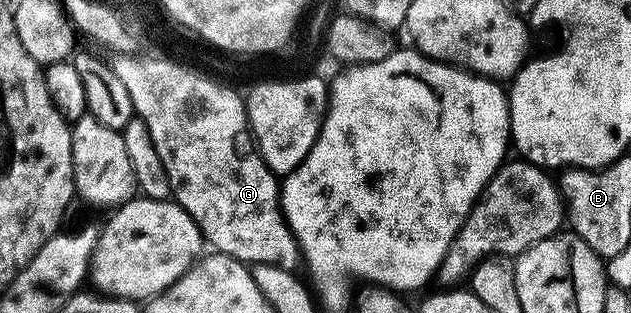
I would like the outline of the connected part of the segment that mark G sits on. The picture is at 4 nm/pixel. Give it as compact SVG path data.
M137 51L119 52L109 57L108 63L116 78L128 89L137 119L142 120L144 126L148 126L148 134L152 134L156 154L160 154L160 162L164 162L168 174L173 199L194 219L203 241L213 251L223 252L247 266L267 264L297 273L298 260L300 264L303 259L302 249L282 213L279 177L256 150L250 121L246 118L245 99L238 97L233 87L214 89L207 83L205 71L193 72L174 60L138 55Z

